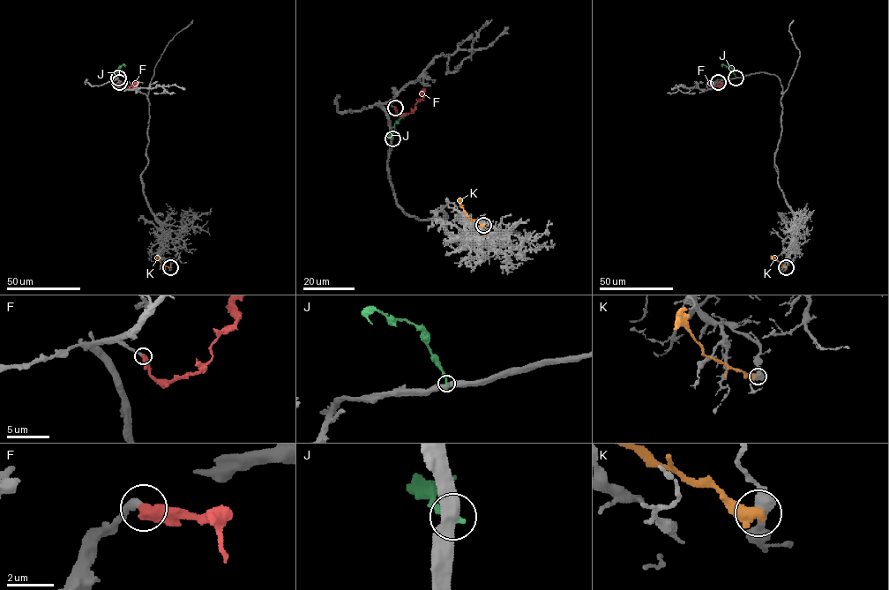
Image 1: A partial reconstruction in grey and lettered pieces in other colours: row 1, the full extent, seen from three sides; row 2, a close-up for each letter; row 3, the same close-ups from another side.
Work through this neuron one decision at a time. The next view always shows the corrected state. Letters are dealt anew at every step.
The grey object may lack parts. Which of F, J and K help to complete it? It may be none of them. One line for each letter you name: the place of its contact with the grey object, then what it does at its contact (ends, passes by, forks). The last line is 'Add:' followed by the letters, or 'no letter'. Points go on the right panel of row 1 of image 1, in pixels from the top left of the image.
F: meets grey at (718, 82); it ends there
Add: F

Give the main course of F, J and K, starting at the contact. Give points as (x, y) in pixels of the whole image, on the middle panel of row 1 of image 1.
F: (394, 108), (399, 115), (412, 112), (425, 89)
J: (392, 138), (389, 134), (394, 125), (405, 115)
K: (483, 225), (466, 216), (461, 199)

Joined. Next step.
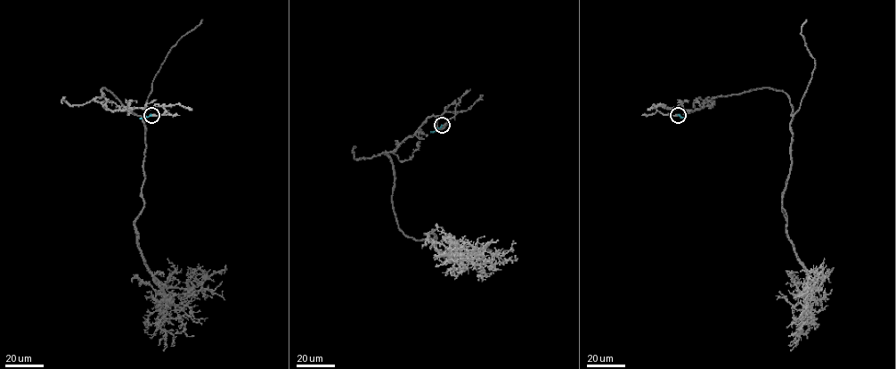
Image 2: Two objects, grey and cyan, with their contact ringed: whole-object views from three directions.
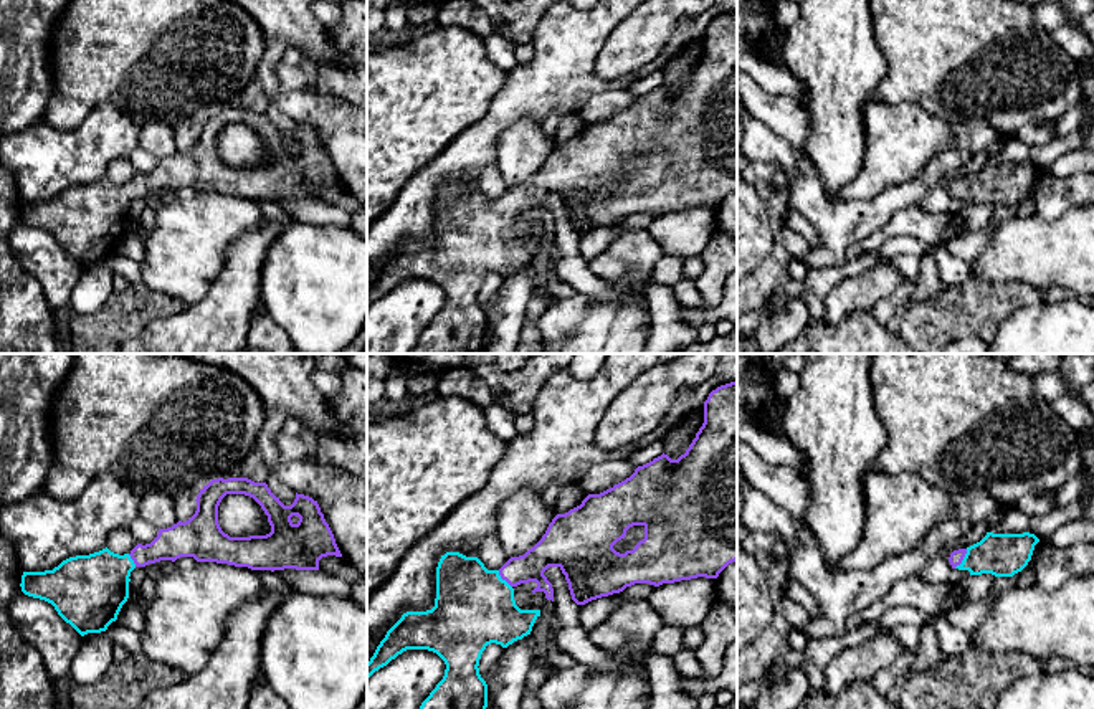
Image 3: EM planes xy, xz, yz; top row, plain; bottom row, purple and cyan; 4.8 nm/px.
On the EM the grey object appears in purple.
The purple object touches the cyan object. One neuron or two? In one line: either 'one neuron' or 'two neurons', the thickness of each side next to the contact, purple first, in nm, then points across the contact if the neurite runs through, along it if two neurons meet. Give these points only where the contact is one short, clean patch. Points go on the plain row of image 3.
one neuron; calibres 70 and 200 nm; way yz (956, 187), (962, 189), (998, 184)

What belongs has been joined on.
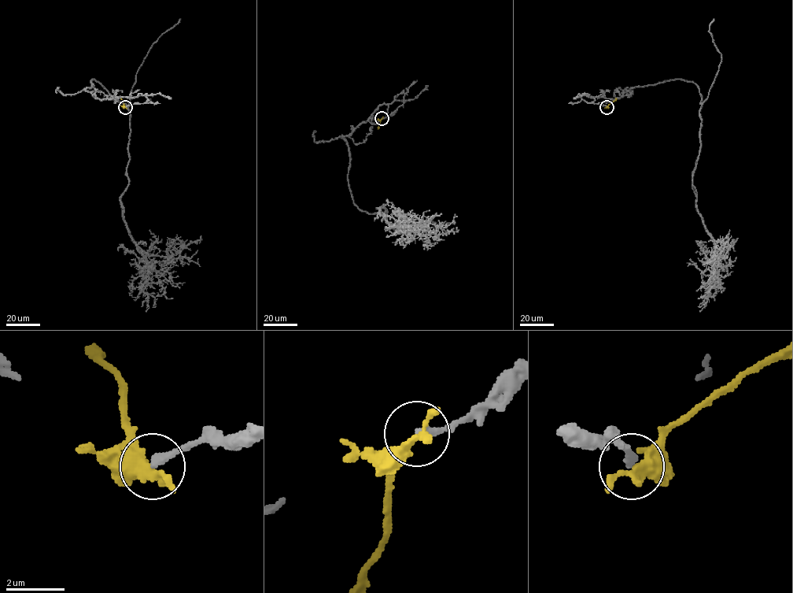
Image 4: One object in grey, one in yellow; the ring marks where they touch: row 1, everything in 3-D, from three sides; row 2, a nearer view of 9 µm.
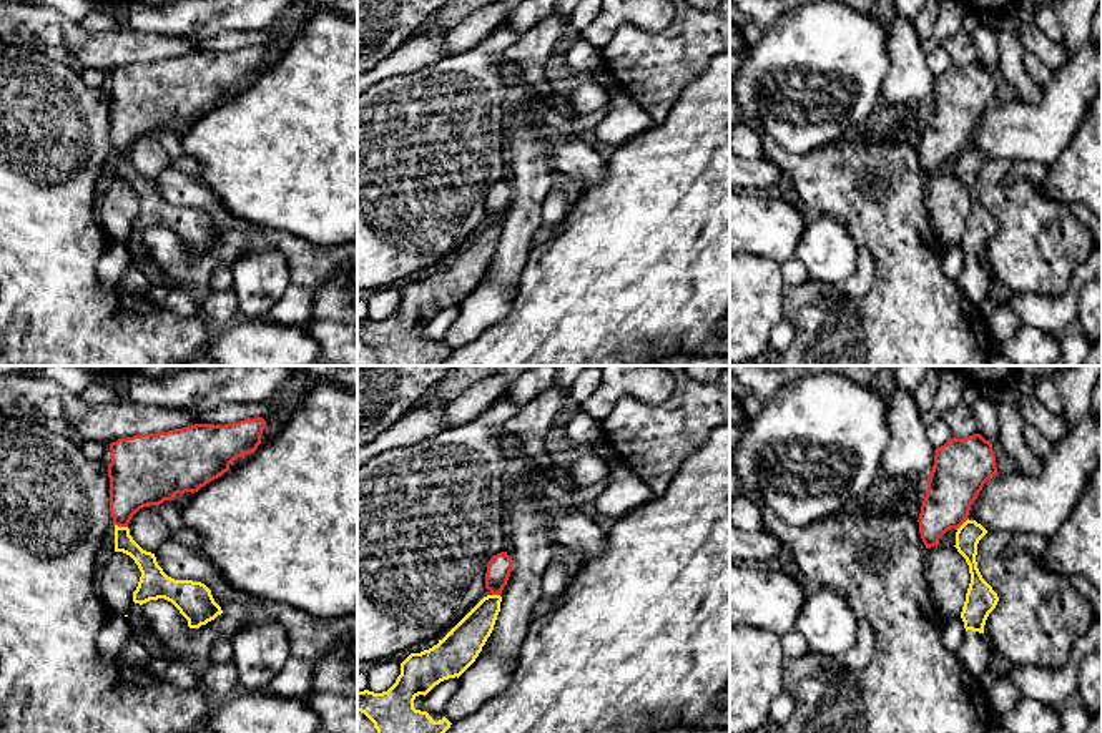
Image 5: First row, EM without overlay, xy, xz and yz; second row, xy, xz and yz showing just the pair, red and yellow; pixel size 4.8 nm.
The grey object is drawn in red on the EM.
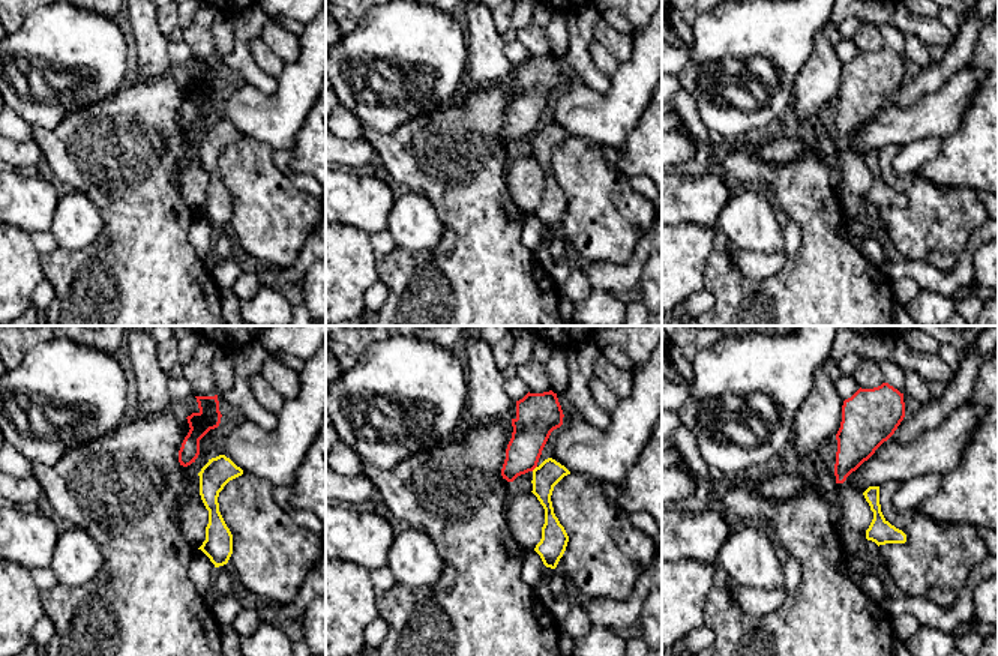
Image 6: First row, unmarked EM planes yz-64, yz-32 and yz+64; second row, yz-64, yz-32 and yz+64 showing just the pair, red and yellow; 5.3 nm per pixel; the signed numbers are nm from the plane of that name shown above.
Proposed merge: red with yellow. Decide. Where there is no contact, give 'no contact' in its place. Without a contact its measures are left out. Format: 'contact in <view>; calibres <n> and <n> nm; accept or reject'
contact in xy; calibres 280 and 100 nm; reject

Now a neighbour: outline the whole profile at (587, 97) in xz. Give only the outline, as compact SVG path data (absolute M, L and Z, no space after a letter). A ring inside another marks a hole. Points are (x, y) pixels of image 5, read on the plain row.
M593 78L577 85L567 100L575 115L590 115L612 103L605 88L597 85Z

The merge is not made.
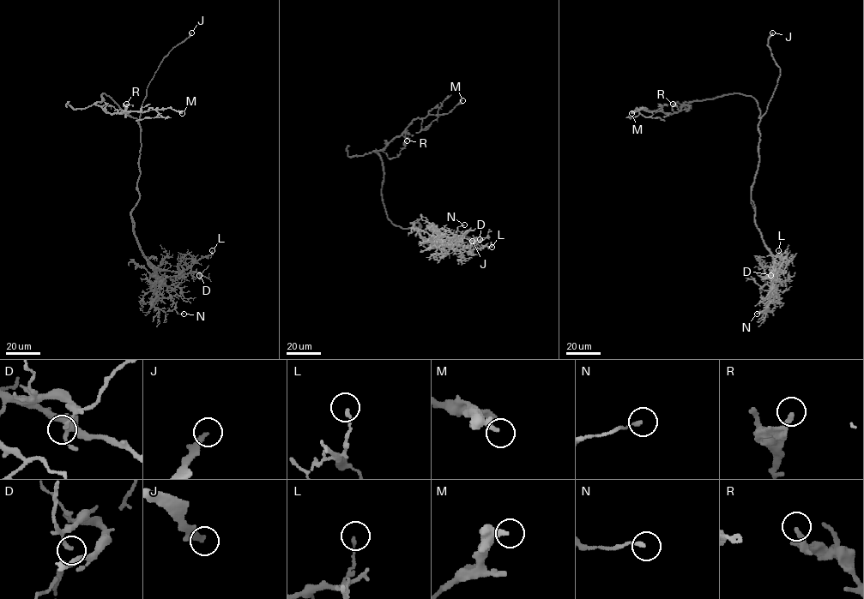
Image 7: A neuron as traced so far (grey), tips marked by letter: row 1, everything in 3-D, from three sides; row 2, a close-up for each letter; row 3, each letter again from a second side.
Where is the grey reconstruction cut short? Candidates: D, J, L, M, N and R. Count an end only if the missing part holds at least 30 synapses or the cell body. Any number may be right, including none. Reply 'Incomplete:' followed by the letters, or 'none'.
Incomplete: J

